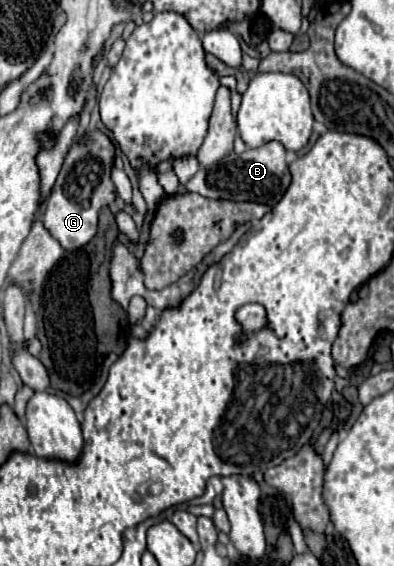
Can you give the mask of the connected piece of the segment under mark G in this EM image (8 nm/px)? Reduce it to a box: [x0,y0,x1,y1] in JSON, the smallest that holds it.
[43,132,115,250]

